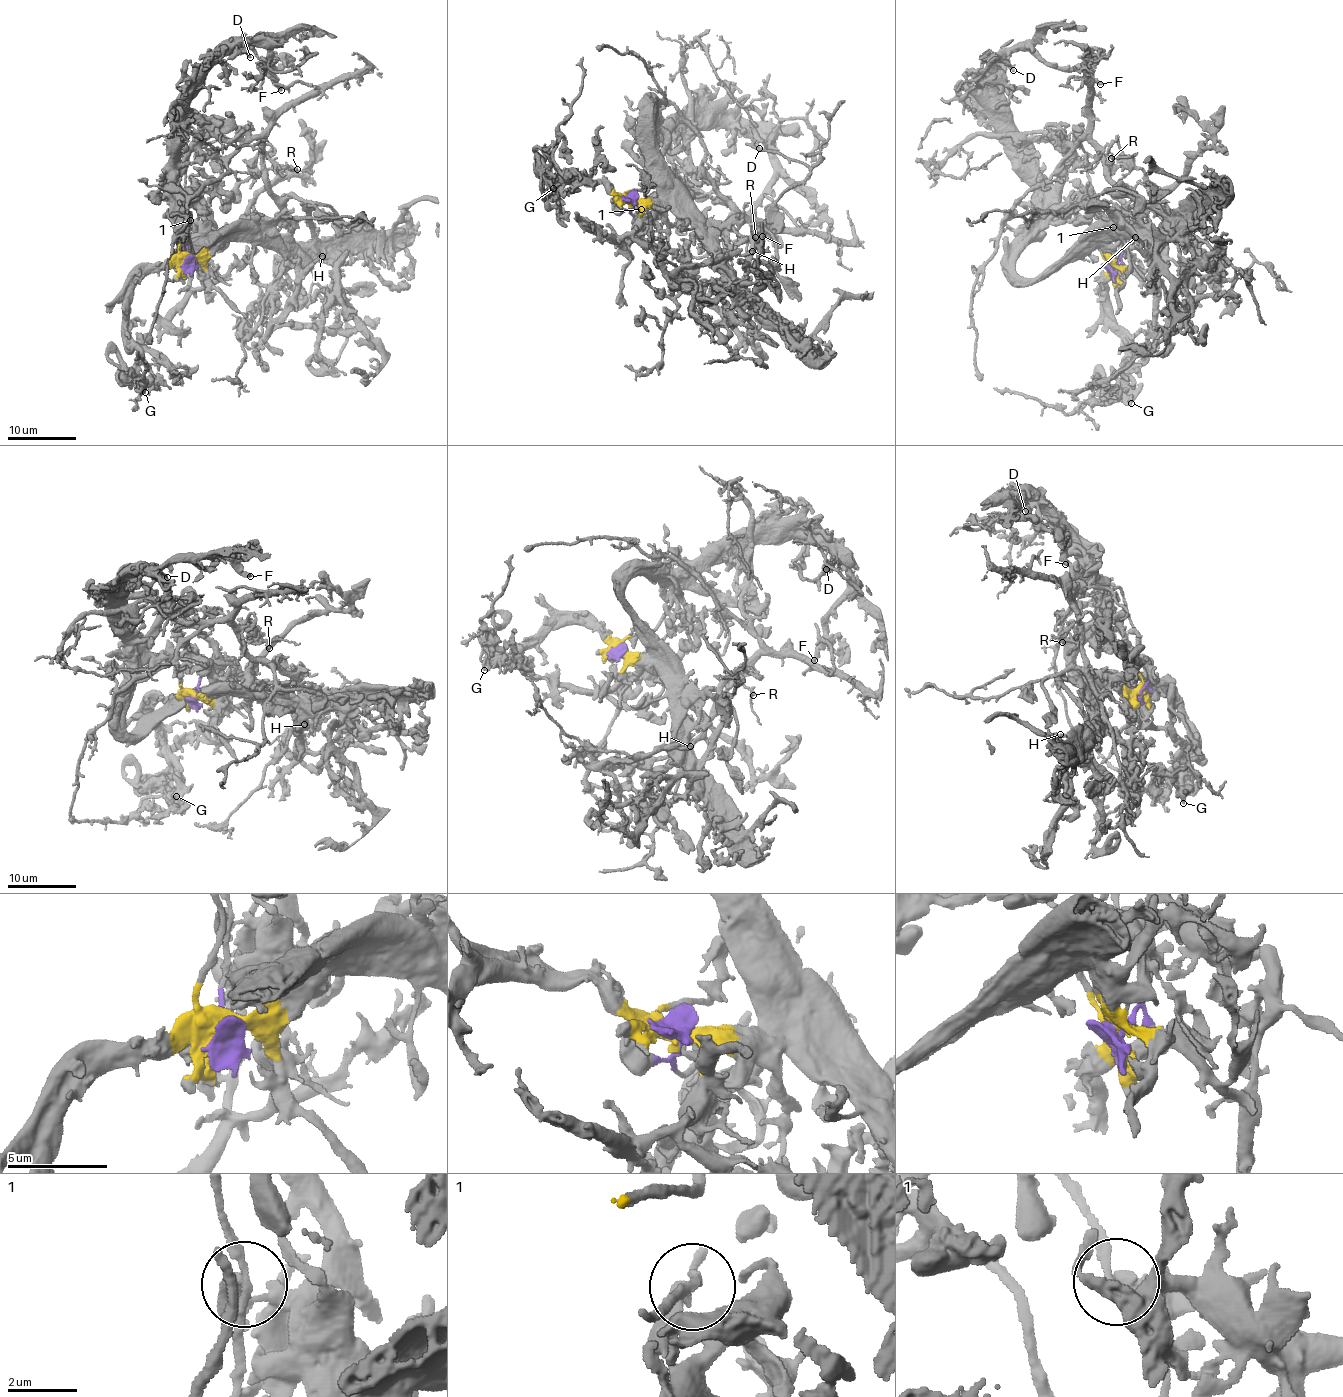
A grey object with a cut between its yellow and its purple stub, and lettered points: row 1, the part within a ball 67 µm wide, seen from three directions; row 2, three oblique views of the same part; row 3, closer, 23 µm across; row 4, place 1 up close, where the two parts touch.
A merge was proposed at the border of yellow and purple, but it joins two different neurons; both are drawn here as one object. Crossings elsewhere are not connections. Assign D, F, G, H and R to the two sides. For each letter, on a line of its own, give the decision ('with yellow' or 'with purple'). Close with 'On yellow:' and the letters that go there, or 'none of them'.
D: with yellow
F: with yellow
G: with yellow
H: with yellow
R: with purple
On yellow: D, F, G, H

